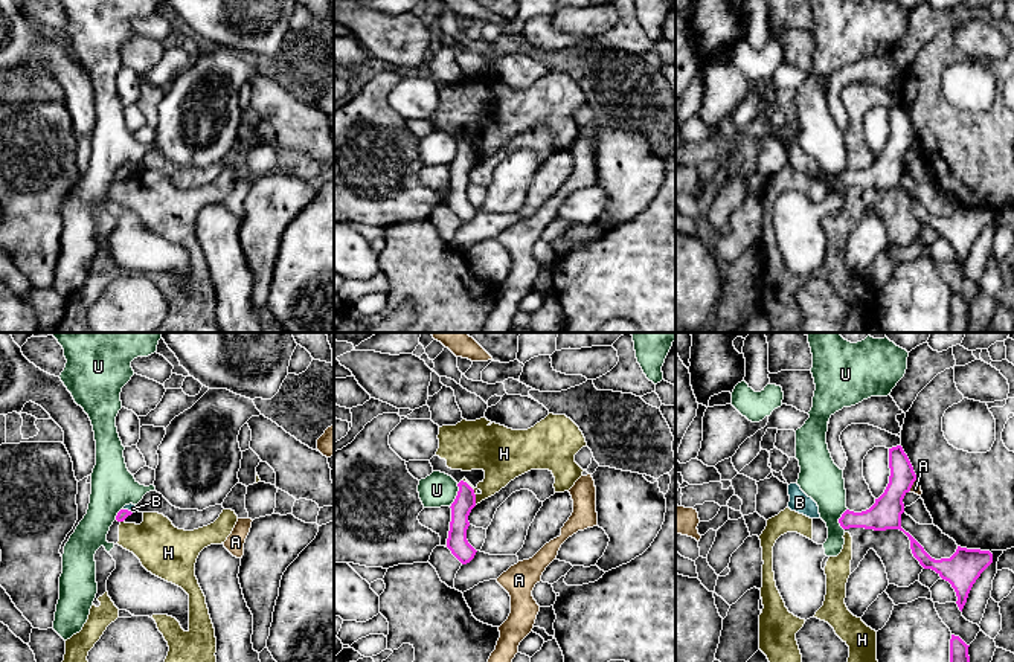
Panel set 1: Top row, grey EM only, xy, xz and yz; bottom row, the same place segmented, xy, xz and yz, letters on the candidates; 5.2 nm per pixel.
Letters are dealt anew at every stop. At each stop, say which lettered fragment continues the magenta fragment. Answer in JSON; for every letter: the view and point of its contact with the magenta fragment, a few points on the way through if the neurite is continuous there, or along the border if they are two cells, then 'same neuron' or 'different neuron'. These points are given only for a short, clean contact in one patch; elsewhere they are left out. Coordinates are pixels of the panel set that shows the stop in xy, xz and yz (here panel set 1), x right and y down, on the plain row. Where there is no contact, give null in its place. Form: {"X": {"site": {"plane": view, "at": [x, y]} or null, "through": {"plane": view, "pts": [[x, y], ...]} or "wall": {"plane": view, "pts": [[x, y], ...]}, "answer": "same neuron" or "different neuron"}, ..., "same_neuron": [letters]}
{"A": {"site": {"plane": "yz", "at": [912, 142]}, "wall": {"plane": "yz", "pts": [[915, 138], [909, 148]]}, "answer": "different neuron"}, "B": {"site": {"plane": "xy", "at": [127, 168]}, "wall": {"plane": "xy", "pts": [[122, 167], [131, 171]]}, "answer": "different neuron"}, "H": {"site": {"plane": "xz", "at": [473, 150]}, "wall": {"plane": "xz", "pts": [[462, 138], [473, 148], [476, 162]]}, "answer": "different neuron"}, "U": {"site": {"plane": "xz", "at": [456, 154]}, "wall": {"plane": "xz", "pts": [[458, 142], [458, 151], [450, 165]]}, "answer": "different neuron"}, "same_neuron": []}

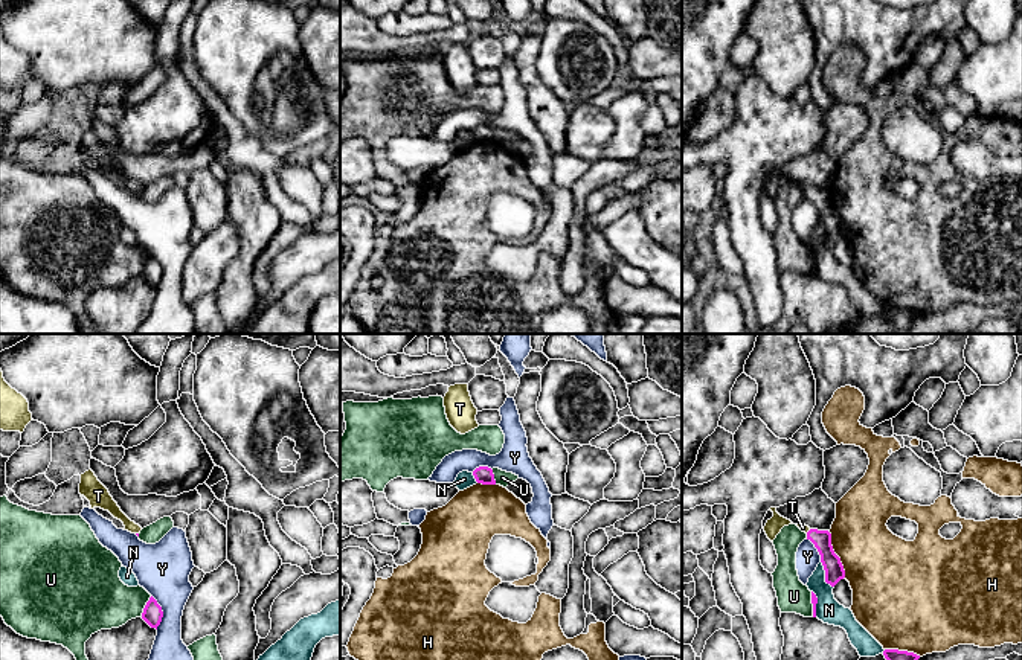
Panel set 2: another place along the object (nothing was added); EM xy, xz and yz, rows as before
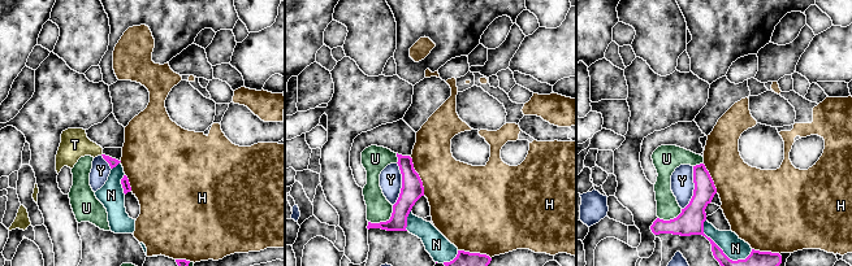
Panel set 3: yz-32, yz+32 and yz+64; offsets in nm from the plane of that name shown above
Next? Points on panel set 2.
{"H": {"site": {"plane": "yz", "at": [836, 214]}, "answer": "different neuron"}, "N": {"site": {"plane": "yz", "at": [825, 233]}, "answer": "different neuron"}, "T": {"site": {"plane": "yz", "at": [809, 189]}, "through": {"plane": "yz", "pts": [[833, 226], [824, 205], [809, 189], [803, 186]]}, "answer": "same neuron"}, "U": {"site": {"plane": "xy", "at": [145, 265]}, "answer": "different neuron"}, "Y": {"site": {"plane": "xy", "at": [162, 270]}, "answer": "different neuron"}, "same_neuron": ["T"]}

